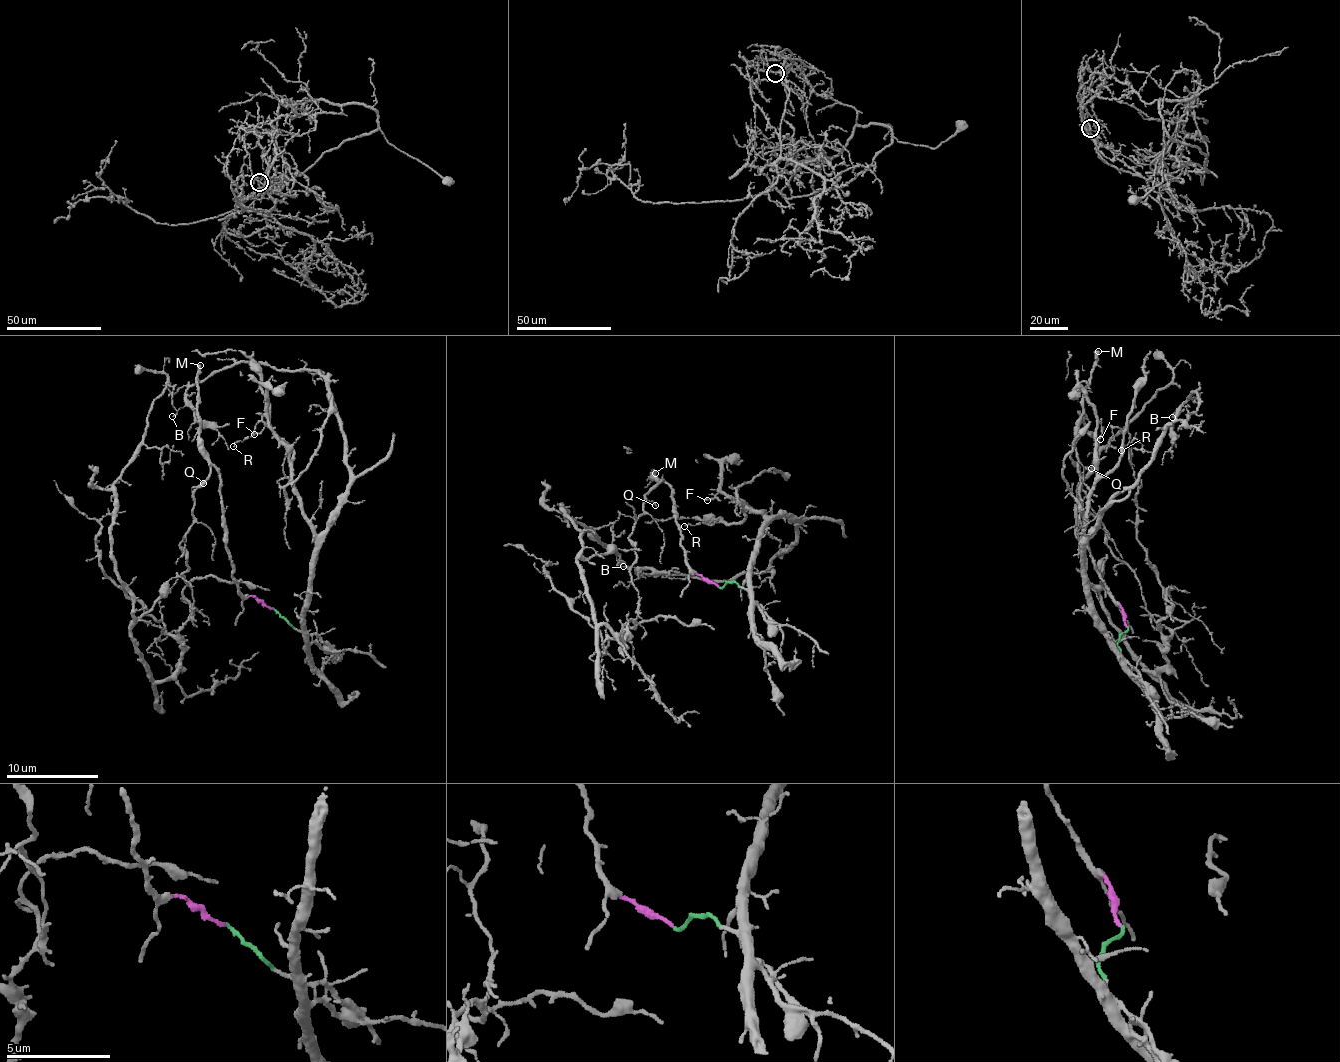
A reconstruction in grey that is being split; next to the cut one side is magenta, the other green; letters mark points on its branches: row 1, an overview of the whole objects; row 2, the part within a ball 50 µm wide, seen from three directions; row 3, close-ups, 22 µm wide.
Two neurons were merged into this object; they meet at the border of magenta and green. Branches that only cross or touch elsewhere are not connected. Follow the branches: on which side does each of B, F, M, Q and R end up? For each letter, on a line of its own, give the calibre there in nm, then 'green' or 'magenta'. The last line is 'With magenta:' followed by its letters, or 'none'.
B: 100 nm thick; green
F: 130 nm thick; green
M: 320 nm thick; magenta
Q: 100 nm thick; magenta
R: 100 nm thick; green
With magenta: M, Q

